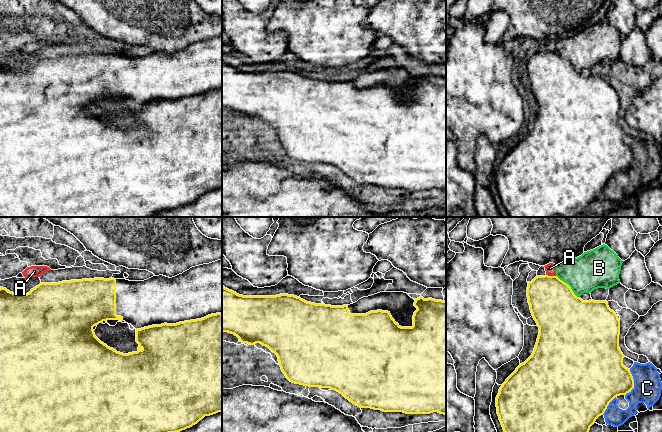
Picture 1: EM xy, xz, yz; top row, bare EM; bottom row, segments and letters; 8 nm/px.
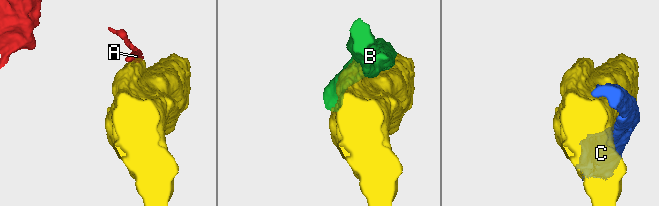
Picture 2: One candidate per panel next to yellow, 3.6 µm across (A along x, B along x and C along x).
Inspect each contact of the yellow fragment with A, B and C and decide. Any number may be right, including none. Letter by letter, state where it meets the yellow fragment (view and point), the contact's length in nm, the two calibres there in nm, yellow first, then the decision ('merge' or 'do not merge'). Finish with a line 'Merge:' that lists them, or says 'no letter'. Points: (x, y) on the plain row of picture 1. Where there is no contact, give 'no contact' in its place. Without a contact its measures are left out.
A: yz (551, 52) | 80 nm | 380/90 nm | do not merge
B: yz (569, 62) | 260 nm | 400/320 nm | do not merge
C: yz (633, 158) | 220 nm | 380/220 nm | do not merge
Merge: no letter

